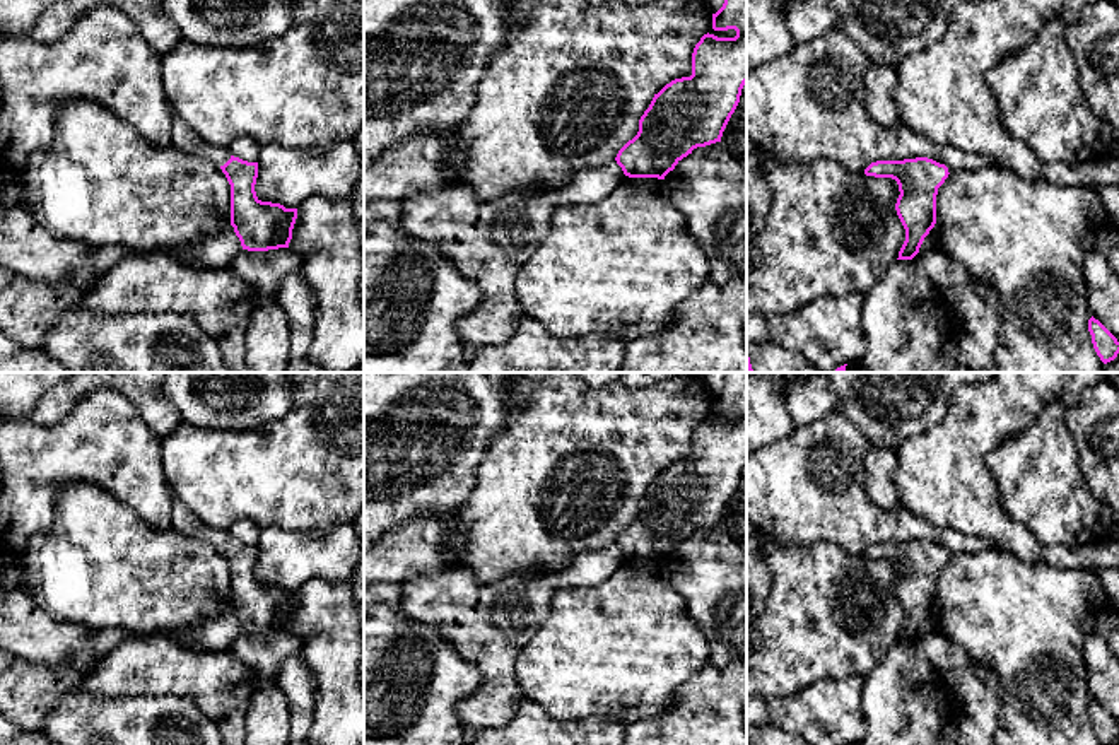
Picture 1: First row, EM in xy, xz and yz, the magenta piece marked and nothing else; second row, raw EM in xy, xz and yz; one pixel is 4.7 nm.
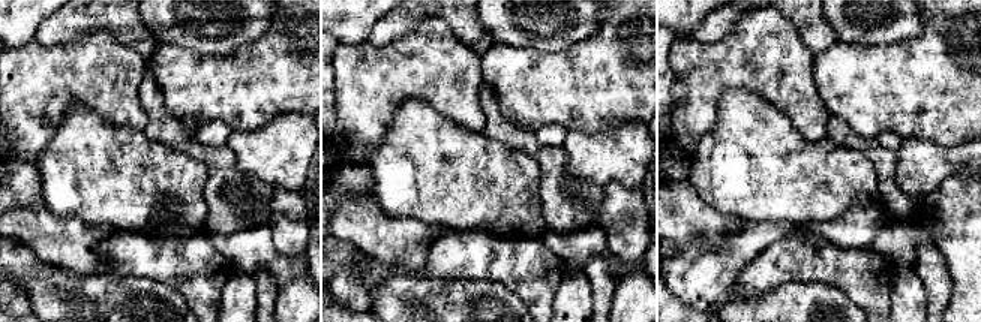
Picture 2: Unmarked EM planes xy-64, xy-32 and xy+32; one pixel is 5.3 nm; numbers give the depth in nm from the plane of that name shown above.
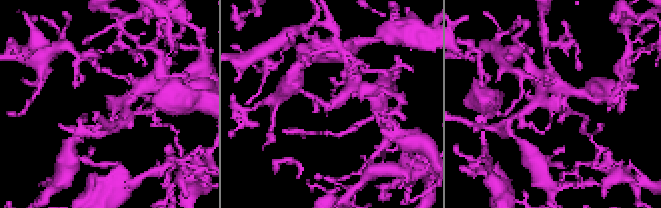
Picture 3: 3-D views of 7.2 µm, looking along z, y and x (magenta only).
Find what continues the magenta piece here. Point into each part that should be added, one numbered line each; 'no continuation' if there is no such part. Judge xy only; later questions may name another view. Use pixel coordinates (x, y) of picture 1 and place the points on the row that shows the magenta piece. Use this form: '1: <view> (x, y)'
1: xy (185, 139)

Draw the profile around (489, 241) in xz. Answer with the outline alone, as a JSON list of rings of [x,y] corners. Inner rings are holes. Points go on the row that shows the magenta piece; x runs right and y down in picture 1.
[[[617,161],[579,171],[564,186],[545,188],[531,197],[511,193],[495,200],[480,200],[466,185],[446,183],[436,191],[413,193],[401,200],[401,227],[420,239],[434,243],[454,268],[477,284],[483,299],[480,306],[456,323],[463,342],[499,345],[511,338],[524,316],[516,297],[516,279],[536,246],[550,232],[554,210],[572,203],[598,203],[625,178]]]

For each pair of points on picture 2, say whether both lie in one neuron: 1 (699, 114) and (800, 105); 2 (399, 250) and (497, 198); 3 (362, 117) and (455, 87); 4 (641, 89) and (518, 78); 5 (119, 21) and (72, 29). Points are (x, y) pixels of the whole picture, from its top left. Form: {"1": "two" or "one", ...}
{"1": "one", "2": "two", "3": "one", "4": "one", "5": "one"}

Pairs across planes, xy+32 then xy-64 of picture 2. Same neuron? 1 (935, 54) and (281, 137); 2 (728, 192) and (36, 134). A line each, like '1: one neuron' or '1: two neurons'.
1: two neurons
2: two neurons

